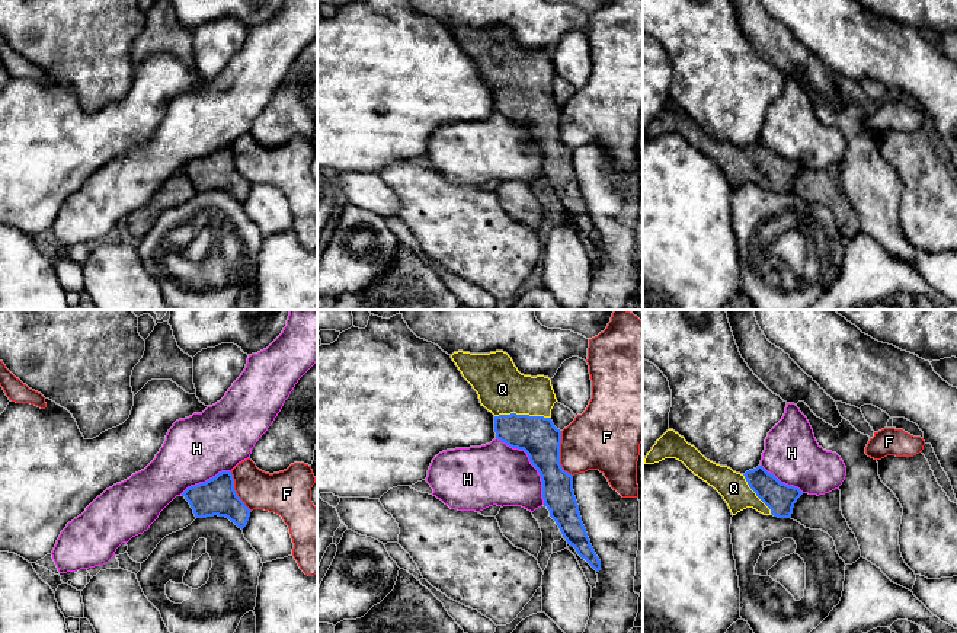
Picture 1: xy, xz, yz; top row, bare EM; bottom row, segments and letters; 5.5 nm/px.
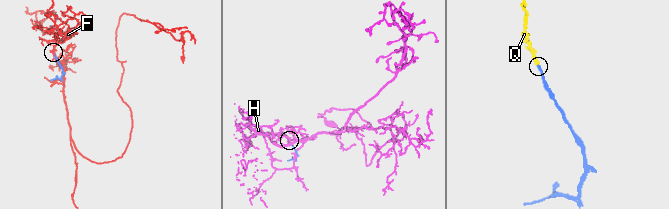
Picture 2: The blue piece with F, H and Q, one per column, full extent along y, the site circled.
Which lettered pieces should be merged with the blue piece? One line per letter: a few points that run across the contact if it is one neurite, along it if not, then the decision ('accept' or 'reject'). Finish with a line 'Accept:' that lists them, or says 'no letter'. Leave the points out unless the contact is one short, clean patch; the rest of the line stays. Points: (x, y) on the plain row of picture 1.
F: reject
H: reject
Q: line xz (537, 109), (522, 89), (502, 63); accept
Accept: Q

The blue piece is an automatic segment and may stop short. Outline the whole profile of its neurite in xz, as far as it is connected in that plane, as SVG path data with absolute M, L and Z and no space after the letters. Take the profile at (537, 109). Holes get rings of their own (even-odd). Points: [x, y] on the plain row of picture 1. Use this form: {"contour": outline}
{"contour": "M458 25L451 32L477 65L481 80L494 89L496 112L512 122L524 124L538 144L544 180L567 218L599 246L601 234L582 196L573 150L560 138L561 105L551 95L551 83L557 76L551 54L521 48L503 25Z"}

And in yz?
{"contour": "M668 103L652 121L644 138L665 132L682 135L695 150L713 160L726 175L732 189L753 182L764 189L791 192L794 178L803 169L798 162L781 157L762 140L745 148L707 134L673 103Z"}

